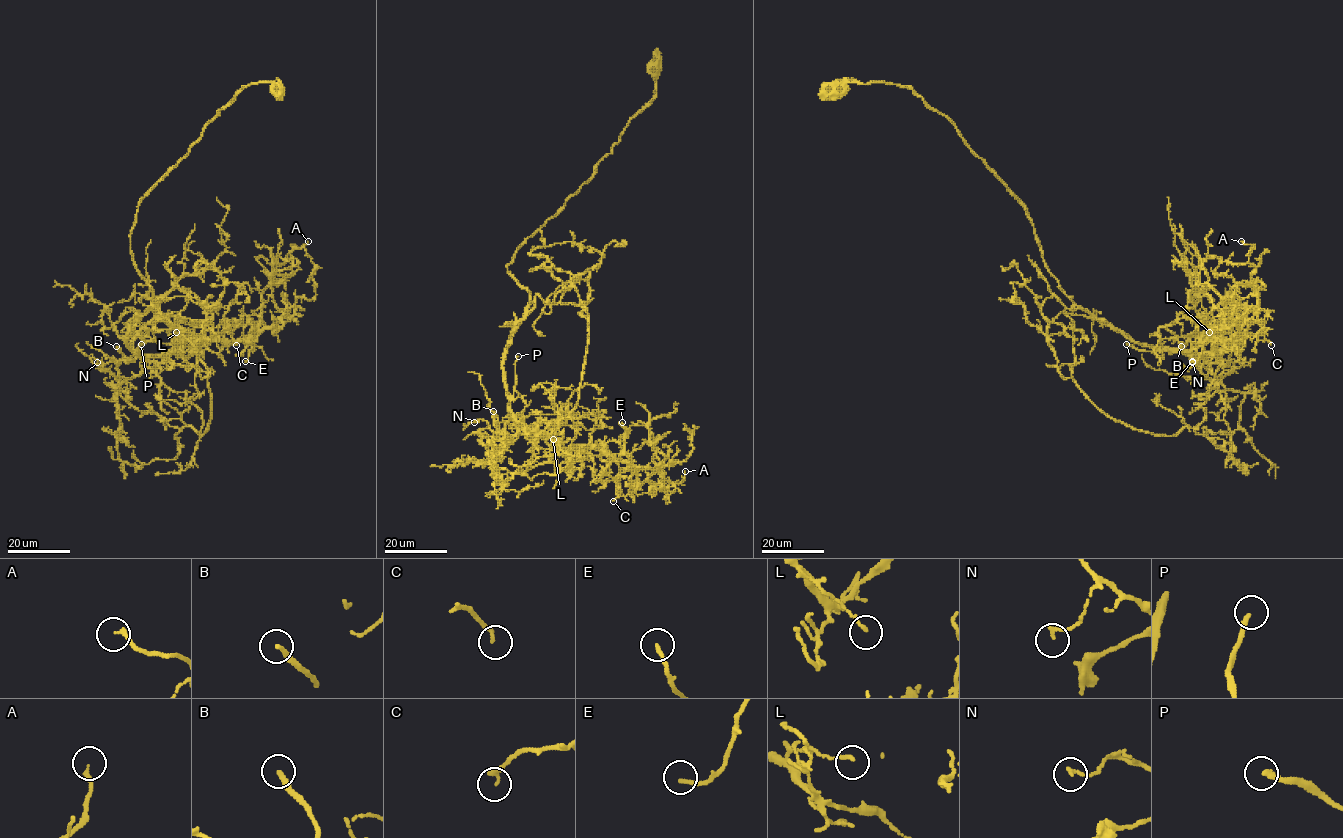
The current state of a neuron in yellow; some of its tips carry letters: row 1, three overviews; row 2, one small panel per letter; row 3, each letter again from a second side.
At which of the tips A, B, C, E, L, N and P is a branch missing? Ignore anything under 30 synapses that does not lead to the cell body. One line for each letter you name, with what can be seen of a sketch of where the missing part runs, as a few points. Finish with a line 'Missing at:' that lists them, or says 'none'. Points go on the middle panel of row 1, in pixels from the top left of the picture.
B: course (493, 411), (484, 389), (485, 375), (476, 347), (484, 339)
P: course (518, 356), (535, 345), (562, 342), (579, 321)
Missing at: B, P

